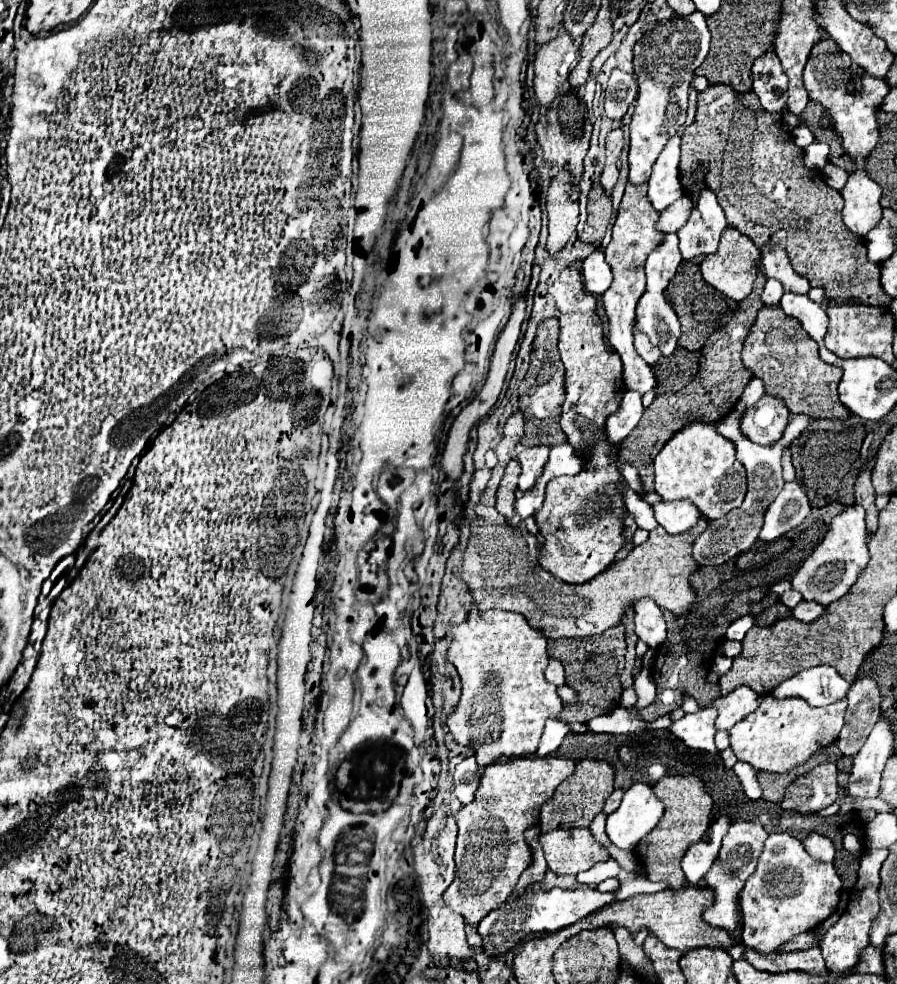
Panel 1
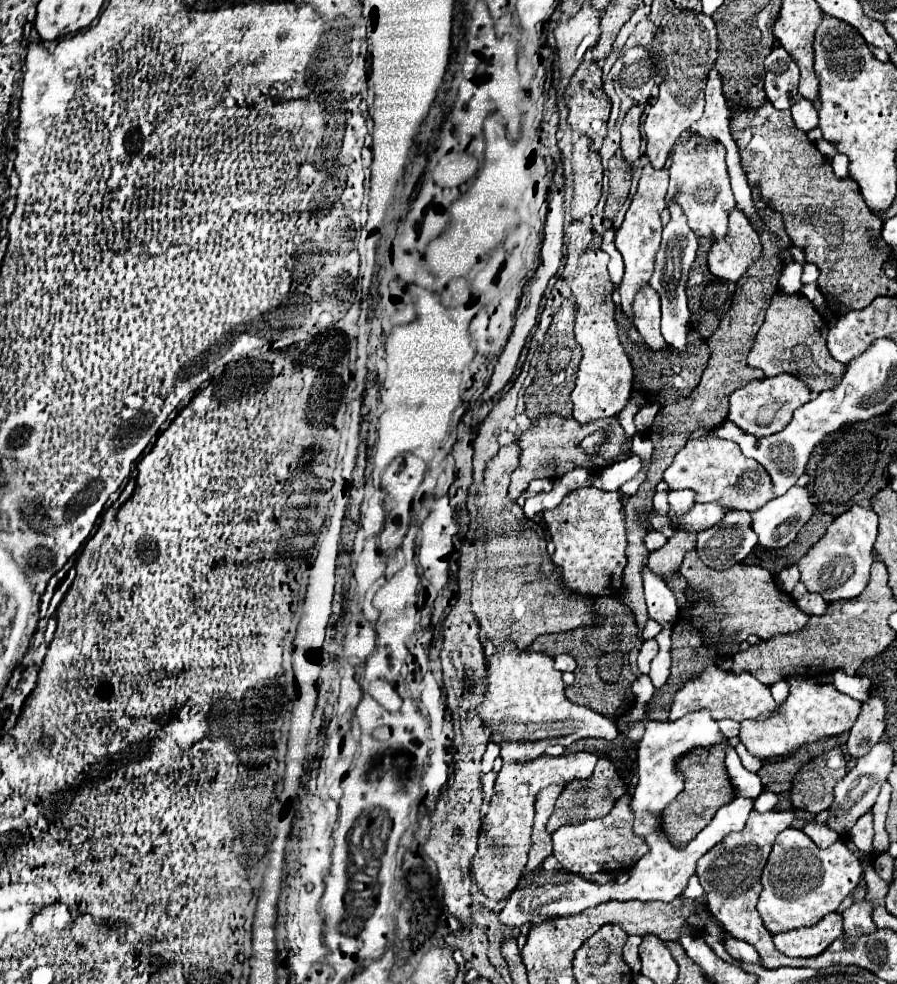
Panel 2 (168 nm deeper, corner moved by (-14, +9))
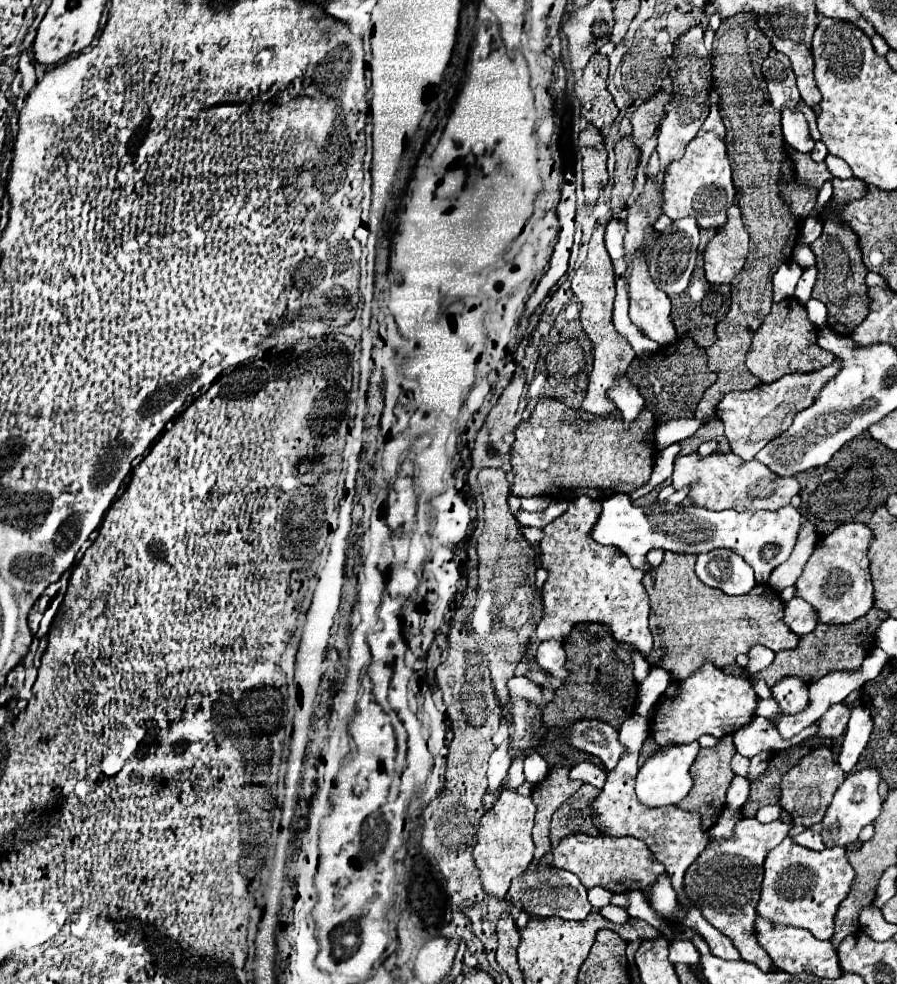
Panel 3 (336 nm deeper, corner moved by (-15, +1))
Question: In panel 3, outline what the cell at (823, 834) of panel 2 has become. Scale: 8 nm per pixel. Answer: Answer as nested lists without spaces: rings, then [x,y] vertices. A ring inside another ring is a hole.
[[[805,829],[803,833],[795,835],[793,841],[795,841],[797,845],[807,847],[807,849],[813,849],[813,851],[823,851],[823,849],[825,849],[825,845],[823,845],[823,841],[821,841],[821,835],[819,835],[819,831],[815,831],[815,829]]]

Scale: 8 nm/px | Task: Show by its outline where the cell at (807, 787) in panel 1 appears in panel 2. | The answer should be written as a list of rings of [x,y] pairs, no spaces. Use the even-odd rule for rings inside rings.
[[[830,749],[822,757],[806,763],[792,785],[792,805],[810,813],[830,809],[834,787],[846,775],[846,759],[840,749]]]

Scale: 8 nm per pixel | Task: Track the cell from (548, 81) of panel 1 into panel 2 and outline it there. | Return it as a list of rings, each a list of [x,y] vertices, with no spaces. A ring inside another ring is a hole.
[[[584,5],[574,17],[558,23],[554,37],[560,57],[560,75],[566,81],[582,63],[584,53],[598,43],[600,13],[590,5]]]

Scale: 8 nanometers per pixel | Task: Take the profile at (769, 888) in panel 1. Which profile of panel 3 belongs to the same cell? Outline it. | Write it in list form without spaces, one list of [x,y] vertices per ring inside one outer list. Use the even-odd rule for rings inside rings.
[[[785,837],[767,853],[763,869],[765,873],[757,913],[761,917],[767,917],[769,921],[775,921],[777,925],[795,925],[809,929],[821,941],[831,939],[833,917],[839,903],[847,897],[855,873],[845,857],[845,849],[831,847],[823,851],[809,851],[801,845],[795,845],[793,839]]]

